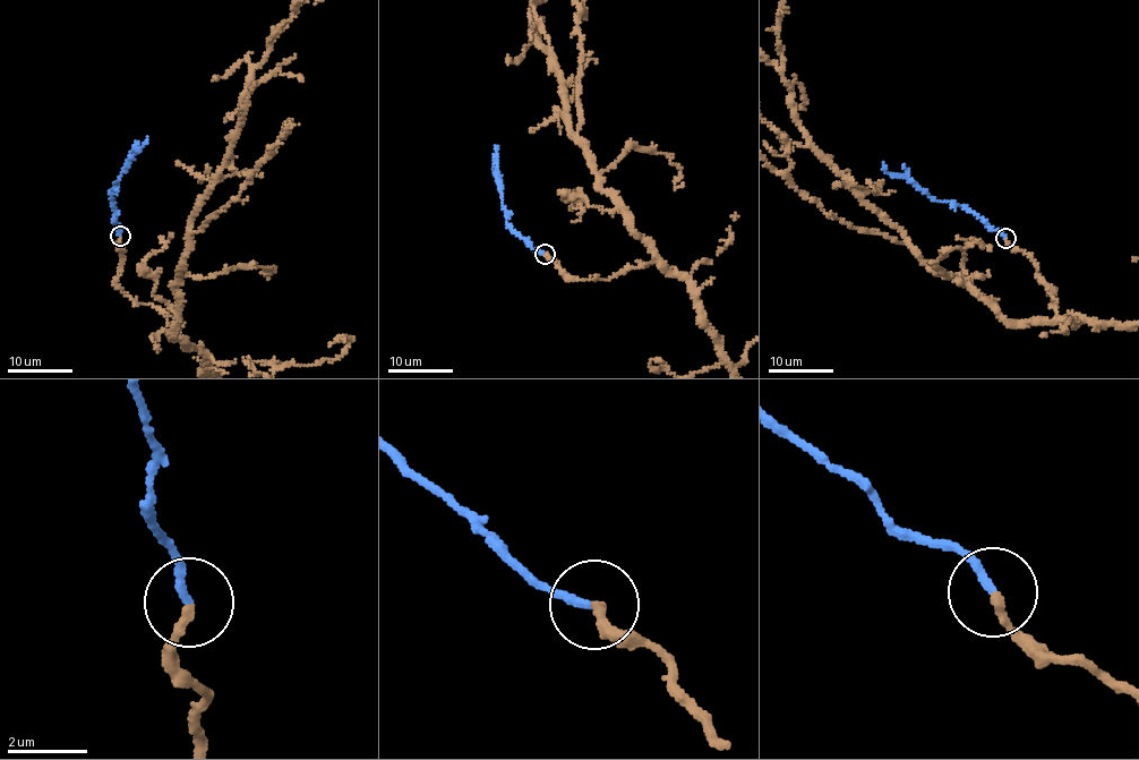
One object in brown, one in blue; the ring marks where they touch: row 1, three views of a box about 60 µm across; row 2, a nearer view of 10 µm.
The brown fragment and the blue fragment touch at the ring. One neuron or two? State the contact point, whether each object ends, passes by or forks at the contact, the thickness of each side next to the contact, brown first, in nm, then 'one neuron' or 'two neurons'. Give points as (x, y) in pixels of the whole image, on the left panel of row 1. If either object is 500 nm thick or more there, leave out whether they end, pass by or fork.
place (120, 236); brown ends; blue ends; calibres 240 and 220 nm; one neuron

